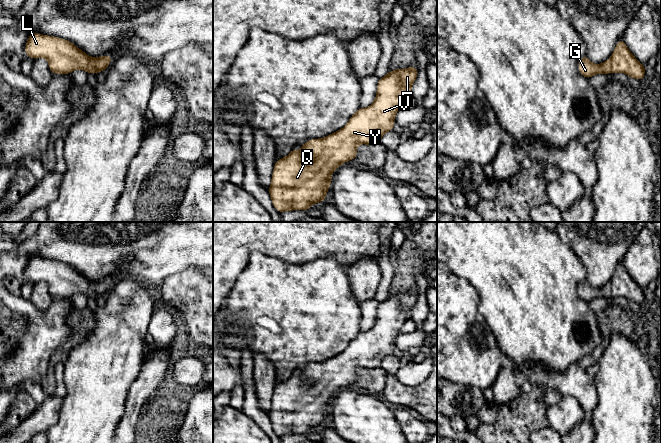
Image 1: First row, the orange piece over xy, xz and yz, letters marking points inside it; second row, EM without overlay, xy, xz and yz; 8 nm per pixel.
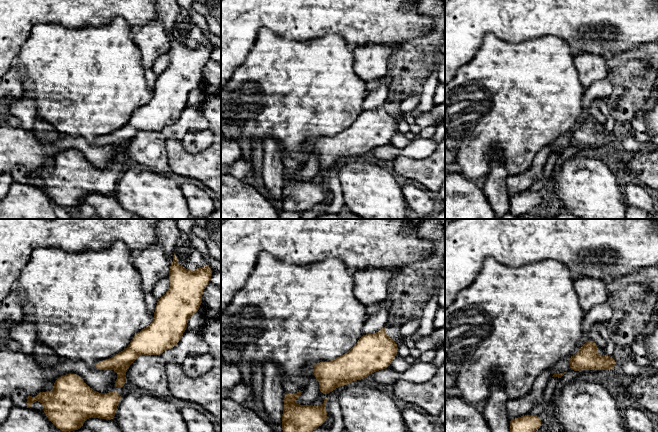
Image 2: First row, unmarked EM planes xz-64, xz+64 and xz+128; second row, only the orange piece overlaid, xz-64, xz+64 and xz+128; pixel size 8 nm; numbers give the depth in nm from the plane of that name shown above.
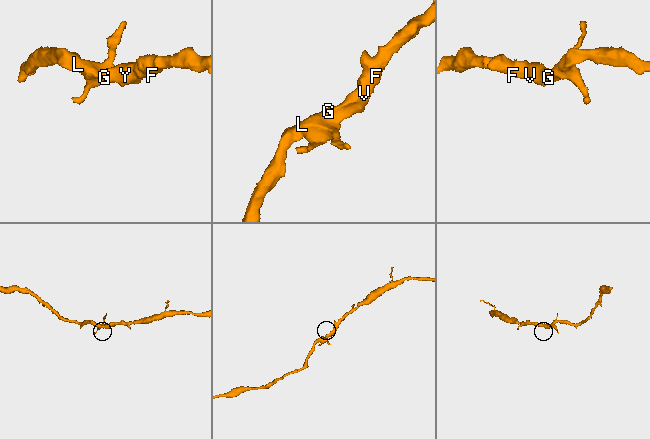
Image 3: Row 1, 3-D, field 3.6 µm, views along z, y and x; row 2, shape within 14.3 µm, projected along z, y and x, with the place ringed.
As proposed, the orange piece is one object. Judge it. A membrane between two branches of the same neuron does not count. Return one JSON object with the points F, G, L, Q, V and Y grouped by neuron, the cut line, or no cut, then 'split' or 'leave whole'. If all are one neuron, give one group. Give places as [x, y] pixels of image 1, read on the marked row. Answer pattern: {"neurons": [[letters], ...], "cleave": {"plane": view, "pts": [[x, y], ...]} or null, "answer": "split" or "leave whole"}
{"neurons": [["F", "G", "L", "Q", "V", "Y"]], "cleave": null, "answer": "leave whole"}

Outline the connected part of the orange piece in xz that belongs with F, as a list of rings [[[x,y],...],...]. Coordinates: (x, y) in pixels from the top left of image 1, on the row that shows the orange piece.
[[[414,66],[389,71],[378,80],[374,102],[366,108],[359,108],[343,128],[324,138],[310,139],[301,145],[300,151],[294,148],[286,157],[277,159],[268,189],[274,208],[279,213],[306,211],[311,205],[324,201],[331,186],[332,172],[356,158],[357,146],[381,143],[382,136],[393,130],[395,115],[404,98],[411,94],[417,75],[418,69]]]

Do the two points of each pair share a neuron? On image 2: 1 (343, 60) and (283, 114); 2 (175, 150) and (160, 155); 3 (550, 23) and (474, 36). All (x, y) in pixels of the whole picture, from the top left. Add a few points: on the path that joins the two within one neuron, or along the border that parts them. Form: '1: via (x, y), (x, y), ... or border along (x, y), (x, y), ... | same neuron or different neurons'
1: via (328, 69), (298, 99) | same neuron
2: border along (164, 140), (168, 164), (171, 169) | different neurons
3: via (531, 23), (493, 23) | same neuron

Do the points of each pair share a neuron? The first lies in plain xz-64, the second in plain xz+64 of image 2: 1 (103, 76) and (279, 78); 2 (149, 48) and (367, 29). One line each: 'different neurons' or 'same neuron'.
1: same neuron
2: different neurons

